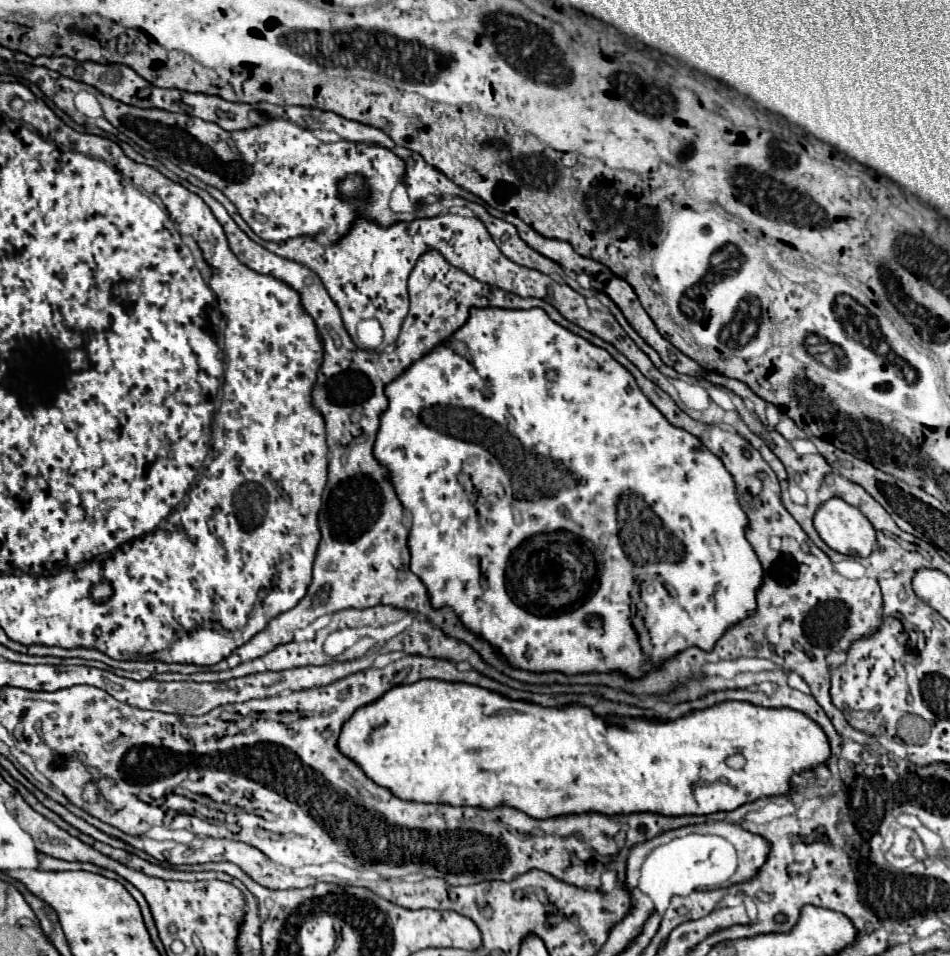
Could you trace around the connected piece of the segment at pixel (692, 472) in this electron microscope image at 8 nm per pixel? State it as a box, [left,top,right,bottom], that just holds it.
[374,307,762,677]

